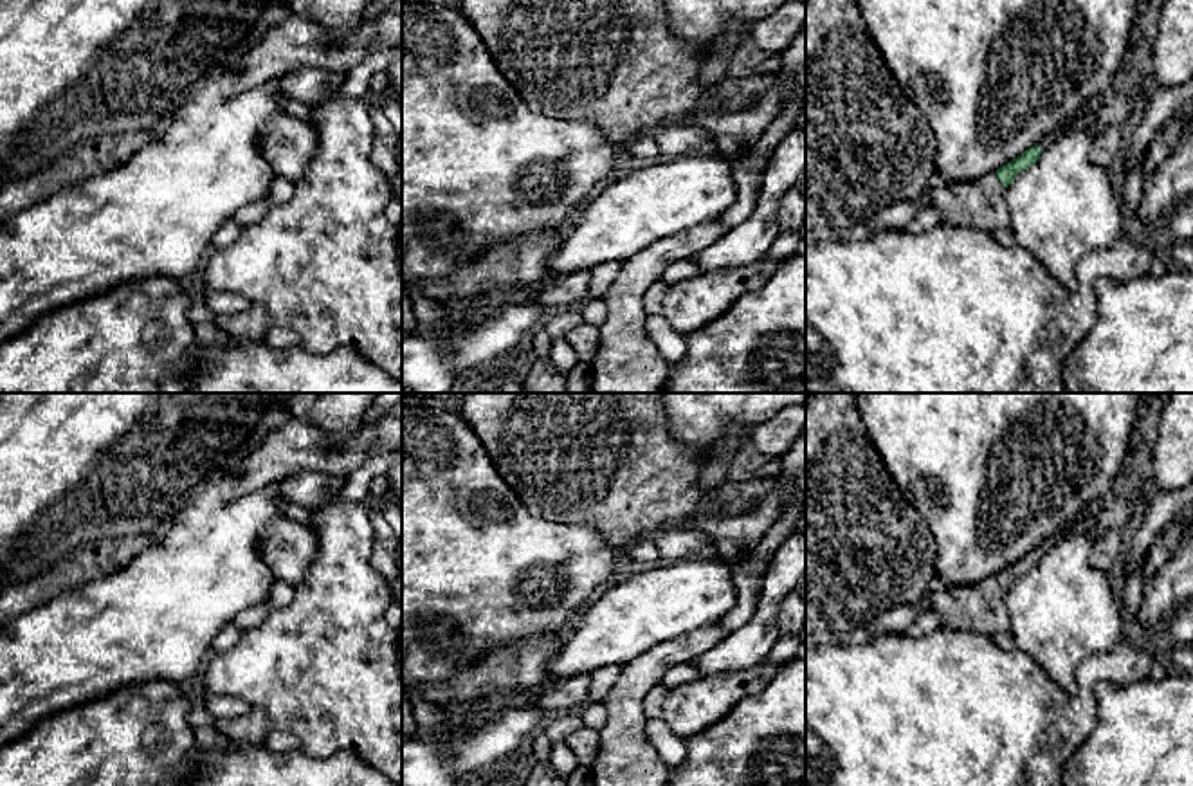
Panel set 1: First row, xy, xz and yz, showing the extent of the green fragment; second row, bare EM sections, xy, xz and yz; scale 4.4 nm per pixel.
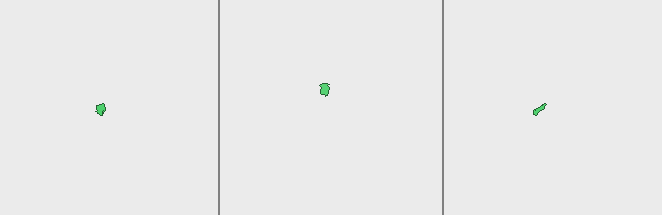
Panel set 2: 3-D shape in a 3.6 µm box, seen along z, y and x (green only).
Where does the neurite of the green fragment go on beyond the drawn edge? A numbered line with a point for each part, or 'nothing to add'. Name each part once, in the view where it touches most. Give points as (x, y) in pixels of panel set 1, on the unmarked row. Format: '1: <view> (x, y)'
1: yz (1085, 525)
2: yz (979, 608)

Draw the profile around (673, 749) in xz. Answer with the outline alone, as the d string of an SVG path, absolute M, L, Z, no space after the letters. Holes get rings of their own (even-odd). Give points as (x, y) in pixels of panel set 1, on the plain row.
M649 719L645 734L658 755L670 766L676 768L687 757L687 743L676 736L663 719Z

